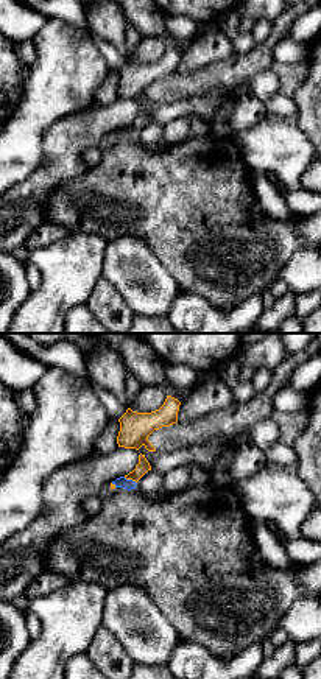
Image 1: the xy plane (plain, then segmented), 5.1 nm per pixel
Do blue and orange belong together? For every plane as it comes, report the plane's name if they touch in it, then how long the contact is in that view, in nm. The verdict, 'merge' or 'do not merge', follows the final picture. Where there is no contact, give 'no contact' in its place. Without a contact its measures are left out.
meets blue in xy; contact 80 nm long

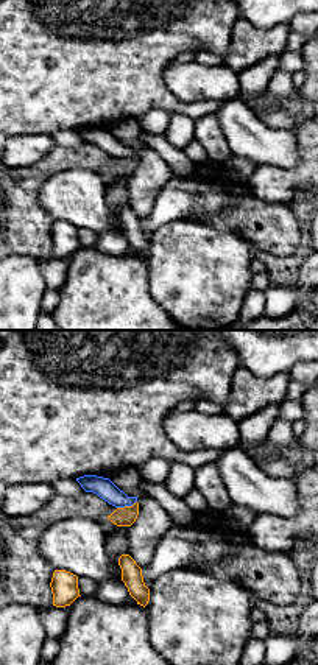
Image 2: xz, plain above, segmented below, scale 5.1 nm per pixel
meets blue in xz; contact 110 nm long

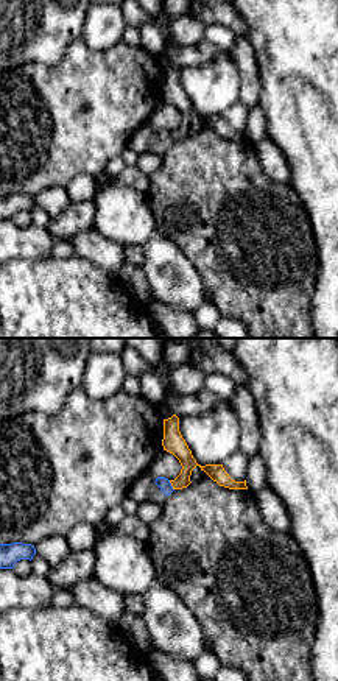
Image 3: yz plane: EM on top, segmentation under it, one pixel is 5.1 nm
meets blue in yz; contact 60 nm long

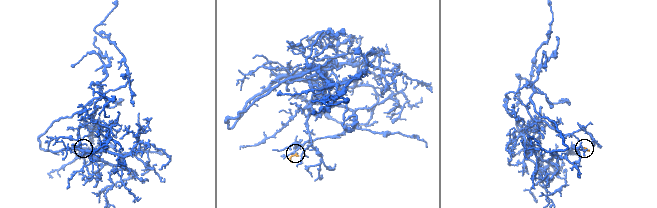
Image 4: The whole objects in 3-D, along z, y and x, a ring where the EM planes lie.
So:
do not merge

